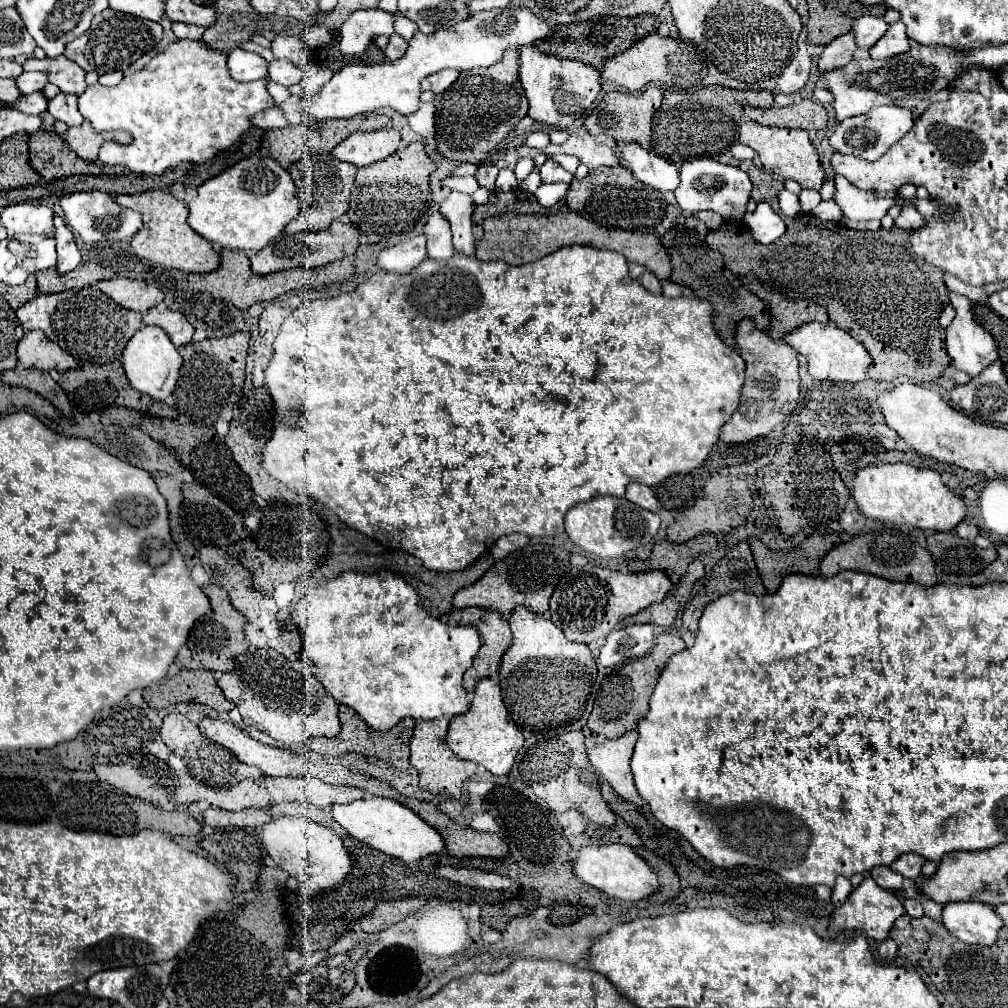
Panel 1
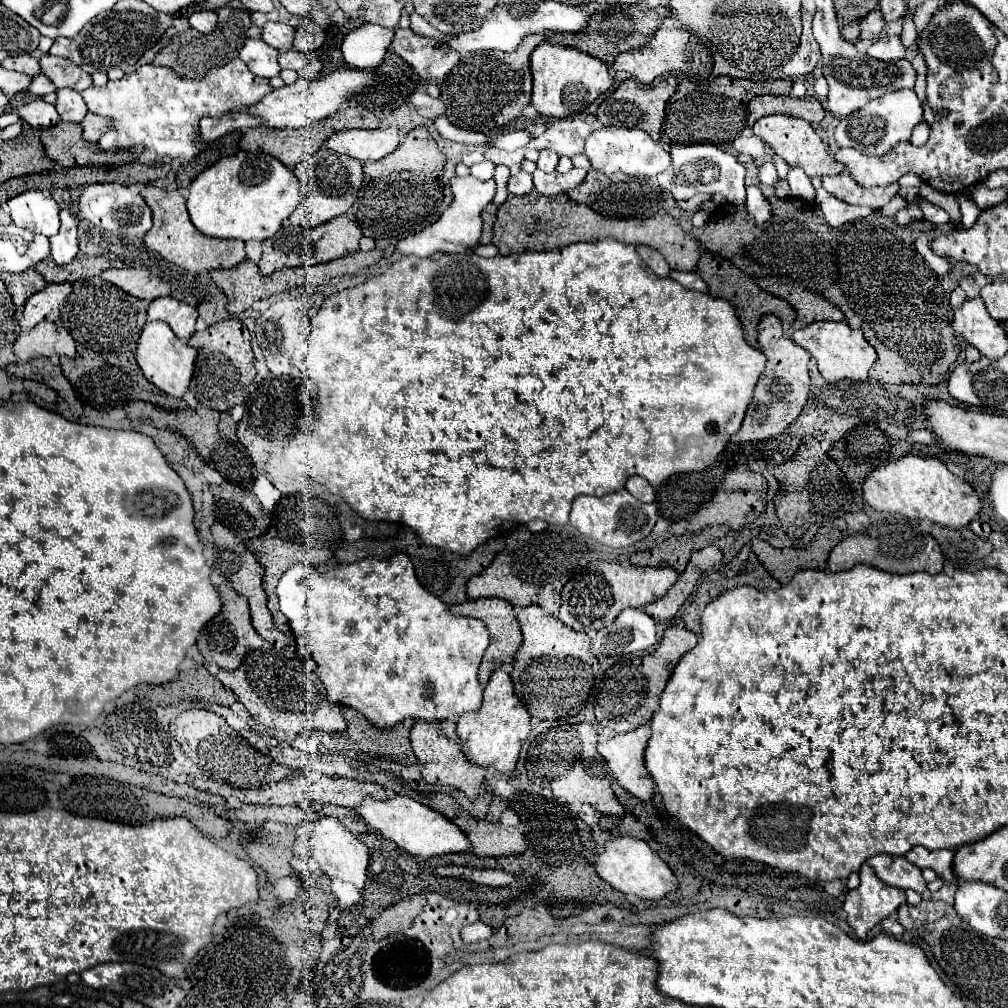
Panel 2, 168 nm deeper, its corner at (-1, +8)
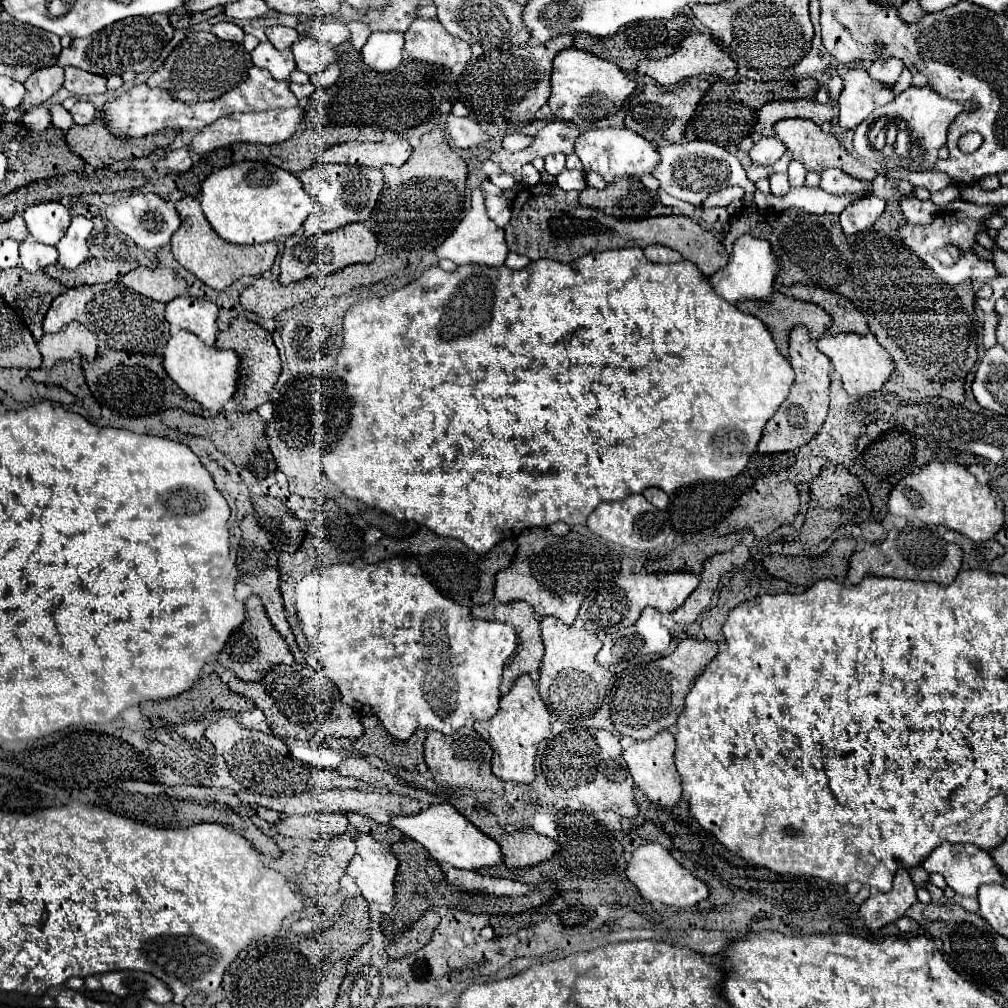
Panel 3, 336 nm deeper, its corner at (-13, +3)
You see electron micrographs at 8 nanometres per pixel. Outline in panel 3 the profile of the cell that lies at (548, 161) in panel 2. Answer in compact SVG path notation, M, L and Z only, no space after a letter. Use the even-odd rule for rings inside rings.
M563 154L545 158L545 172L557 176L557 174L561 174L563 170L565 170L565 156L563 156Z

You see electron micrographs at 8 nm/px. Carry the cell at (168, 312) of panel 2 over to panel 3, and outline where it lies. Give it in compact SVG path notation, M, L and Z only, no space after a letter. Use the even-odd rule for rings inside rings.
M181 296L167 302L165 320L173 328L185 328L199 336L205 344L213 344L217 336L217 306L213 302Z

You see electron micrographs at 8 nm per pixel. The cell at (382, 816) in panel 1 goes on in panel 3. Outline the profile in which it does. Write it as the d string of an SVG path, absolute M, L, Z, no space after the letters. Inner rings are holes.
M447 802L433 804L427 810L421 810L421 814L395 816L391 818L391 826L401 830L407 838L419 842L431 854L431 858L435 858L439 864L451 864L455 868L475 870L475 868L493 866L501 862L501 848L497 846L497 842L493 842L489 836L477 830L467 818L463 818Z

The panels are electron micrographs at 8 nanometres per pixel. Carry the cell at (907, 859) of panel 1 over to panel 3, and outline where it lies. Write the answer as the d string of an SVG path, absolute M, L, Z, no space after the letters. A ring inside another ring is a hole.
M941 844L939 848L935 848L927 856L927 860L923 862L923 868L929 874L933 874L933 872L943 874L947 884L955 892L959 892L963 896L971 896L971 898L977 896L977 888L981 884L1001 884L1001 882L1005 882L1003 874L995 866L991 854L985 852L985 850L979 850L977 846L971 846L971 844Z

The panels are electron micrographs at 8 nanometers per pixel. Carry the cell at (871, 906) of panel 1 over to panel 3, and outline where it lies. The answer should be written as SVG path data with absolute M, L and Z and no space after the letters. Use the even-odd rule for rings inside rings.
M901 868L901 870L897 870L897 874L893 878L891 892L879 892L879 894L869 896L861 904L859 912L861 912L867 928L879 930L883 926L899 920L905 914L905 910L915 902L917 902L915 886L909 878L909 872L905 868Z

